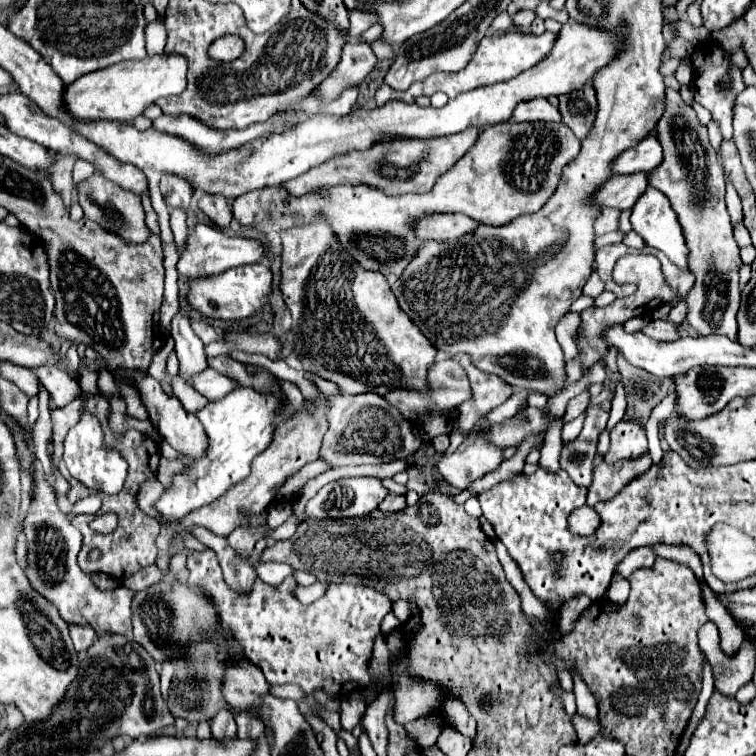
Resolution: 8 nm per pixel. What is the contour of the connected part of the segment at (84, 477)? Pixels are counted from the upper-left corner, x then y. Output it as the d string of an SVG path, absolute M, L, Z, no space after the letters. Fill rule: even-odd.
M87 409L81 411L79 423L65 437L63 461L69 469L69 473L75 479L79 479L83 485L87 485L89 489L103 491L103 493L119 493L123 489L123 483L125 483L125 477L127 477L127 461L121 457L119 451L105 447L101 423Z

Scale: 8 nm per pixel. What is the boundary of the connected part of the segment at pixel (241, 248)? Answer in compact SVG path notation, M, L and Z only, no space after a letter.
M193 225L191 233L187 235L187 245L179 257L177 263L177 271L179 275L187 277L187 279L195 279L207 273L223 273L223 269L231 269L237 265L251 265L257 263L259 259L263 259L267 253L263 249L263 245L255 239L243 239L243 237L231 237L225 231L221 231L215 225Z

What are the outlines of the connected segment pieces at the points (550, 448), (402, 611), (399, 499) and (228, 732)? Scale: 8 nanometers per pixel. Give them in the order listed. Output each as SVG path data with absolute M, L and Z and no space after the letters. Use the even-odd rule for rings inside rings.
M555 421L549 425L547 429L547 437L545 437L545 445L541 449L541 461L539 465L545 469L551 469L553 473L559 471L559 457L561 457L561 429L555 429Z
M395 601L393 603L393 613L397 615L399 621L409 621L411 615L413 615L413 611L411 611L411 607L409 607L407 601Z
M387 493L387 497L379 505L379 509L383 509L383 511L401 511L405 507L407 507L405 495L395 495L395 493Z
M223 711L211 721L211 737L223 739L223 737L235 737L235 735L237 735L237 725L235 725L233 713Z

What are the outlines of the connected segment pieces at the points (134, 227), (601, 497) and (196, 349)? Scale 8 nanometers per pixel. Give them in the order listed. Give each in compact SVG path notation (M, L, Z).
M95 171L89 179L81 181L77 185L77 197L79 197L79 205L85 211L85 217L103 225L103 229L111 229L113 233L119 233L119 237L127 237L129 241L139 241L139 243L147 241L147 237L151 235L151 231L145 225L145 211L141 207L141 197L105 179L103 173Z
M639 457L639 461L623 461L623 465L609 465L599 463L595 469L593 485L589 487L587 505L593 507L601 501L611 501L625 485L629 485L633 479L641 477L651 469L651 457Z
M181 309L171 319L171 337L175 339L175 353L179 359L179 377L187 377L203 371L207 367L207 357L203 351L203 341L193 333L189 315Z

